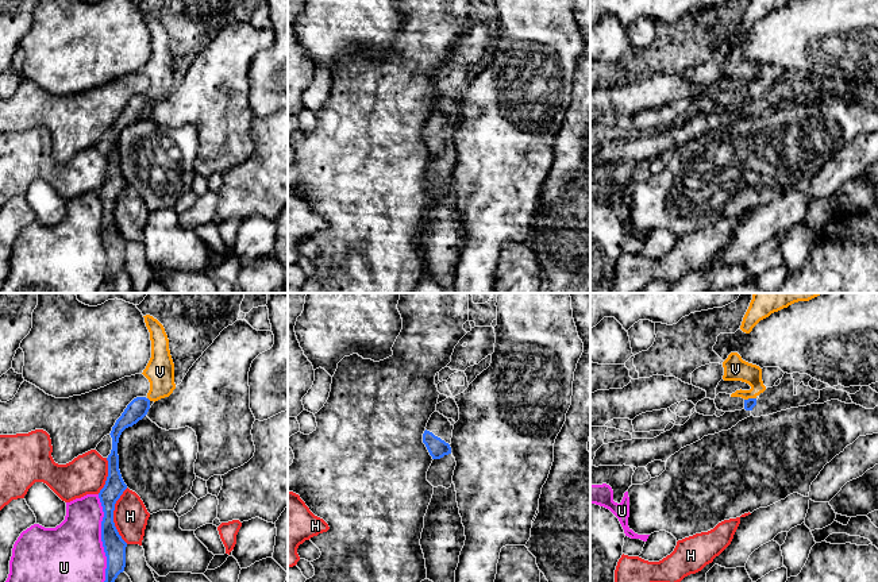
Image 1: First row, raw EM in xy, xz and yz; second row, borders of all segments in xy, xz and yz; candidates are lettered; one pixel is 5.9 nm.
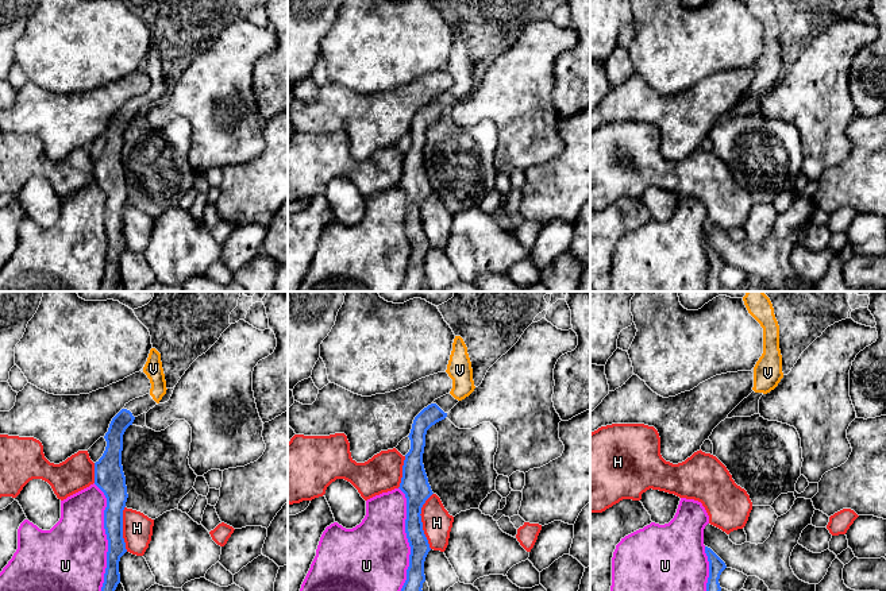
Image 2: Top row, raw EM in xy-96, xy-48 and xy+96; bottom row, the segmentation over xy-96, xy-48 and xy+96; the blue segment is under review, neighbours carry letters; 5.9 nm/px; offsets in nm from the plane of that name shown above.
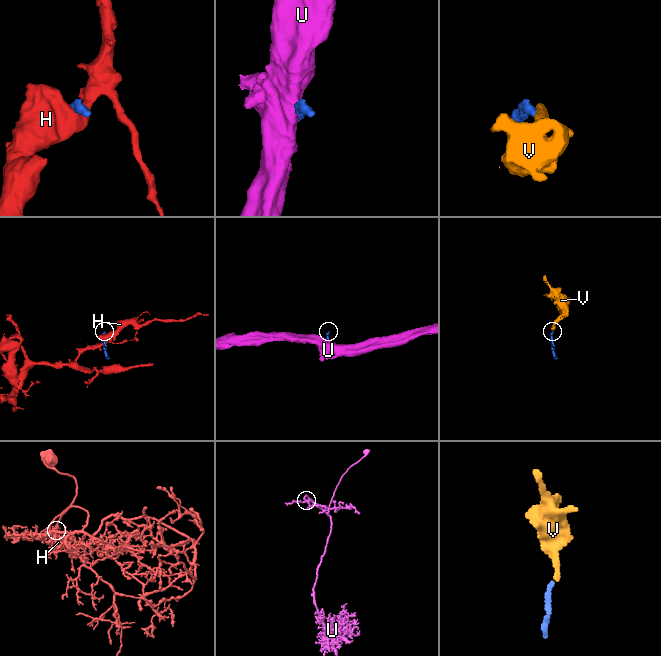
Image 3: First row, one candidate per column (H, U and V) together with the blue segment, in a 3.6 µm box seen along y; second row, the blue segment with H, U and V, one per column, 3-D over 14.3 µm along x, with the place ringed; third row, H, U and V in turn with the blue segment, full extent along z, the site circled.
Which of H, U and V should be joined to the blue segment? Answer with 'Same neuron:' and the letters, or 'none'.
Same neuron: V

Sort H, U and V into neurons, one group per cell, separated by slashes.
H / U / V

